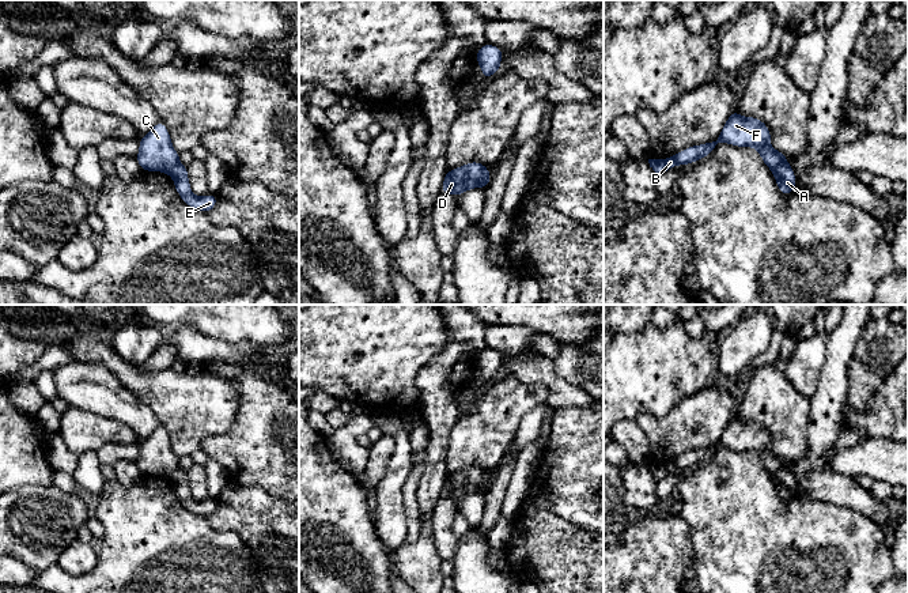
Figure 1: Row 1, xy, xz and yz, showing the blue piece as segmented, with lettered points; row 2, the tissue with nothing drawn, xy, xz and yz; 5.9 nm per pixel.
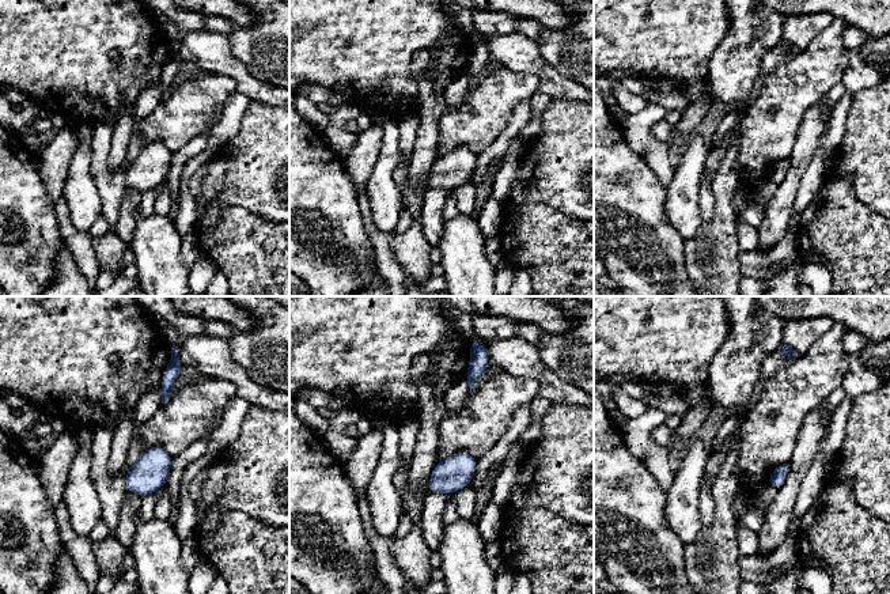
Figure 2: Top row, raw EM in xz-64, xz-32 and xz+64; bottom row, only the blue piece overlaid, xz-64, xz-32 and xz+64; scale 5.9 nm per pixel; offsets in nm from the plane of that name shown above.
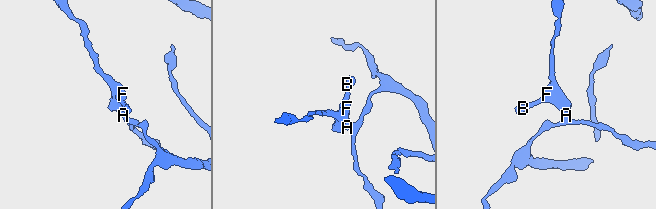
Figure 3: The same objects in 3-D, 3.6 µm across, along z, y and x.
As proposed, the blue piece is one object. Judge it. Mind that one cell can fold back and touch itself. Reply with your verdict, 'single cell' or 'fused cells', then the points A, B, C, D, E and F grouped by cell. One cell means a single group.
fused cells; groups A E / B C D F

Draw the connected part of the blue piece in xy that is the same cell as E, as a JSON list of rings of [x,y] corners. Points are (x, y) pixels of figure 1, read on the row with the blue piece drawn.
[[[179,163],[177,167],[174,167],[170,175],[174,181],[175,190],[185,204],[205,214],[215,208],[217,203],[216,194],[194,196],[192,193],[186,166]]]

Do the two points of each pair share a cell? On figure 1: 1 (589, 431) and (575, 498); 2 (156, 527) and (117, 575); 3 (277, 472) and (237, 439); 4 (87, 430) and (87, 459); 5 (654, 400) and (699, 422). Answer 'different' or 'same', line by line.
1: same
2: same
3: same
4: different
5: different

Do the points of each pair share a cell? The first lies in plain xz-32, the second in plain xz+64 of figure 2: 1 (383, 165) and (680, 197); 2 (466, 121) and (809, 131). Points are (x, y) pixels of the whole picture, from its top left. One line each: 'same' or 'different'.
1: same
2: different

